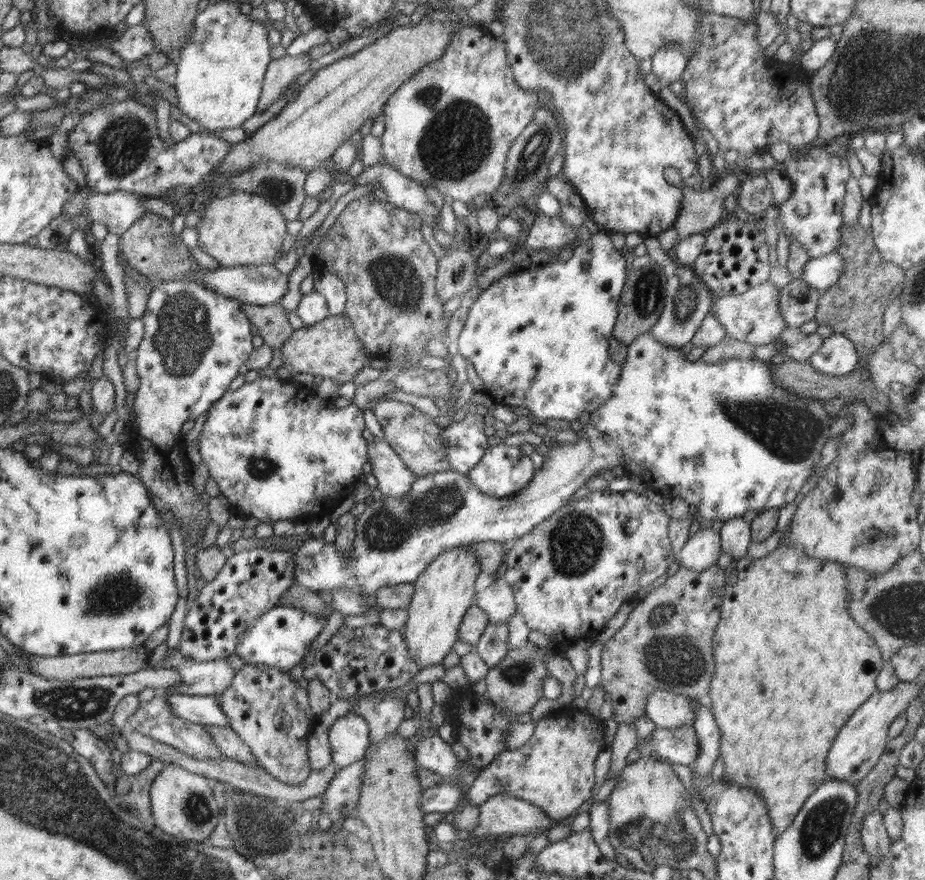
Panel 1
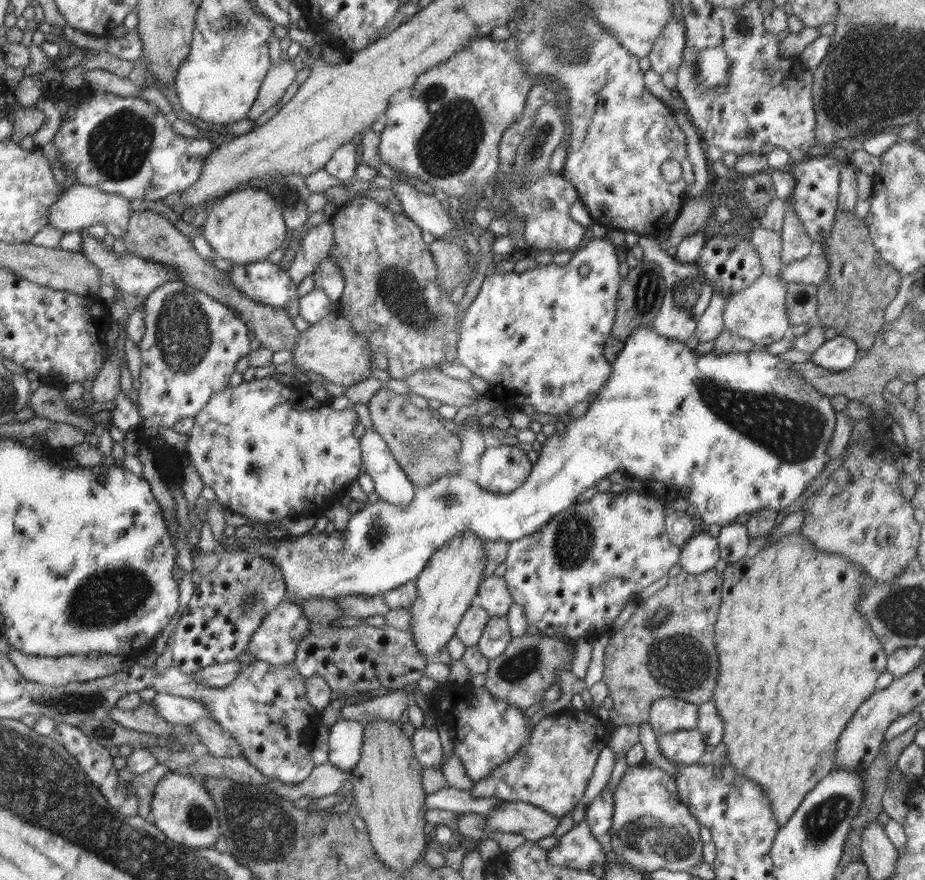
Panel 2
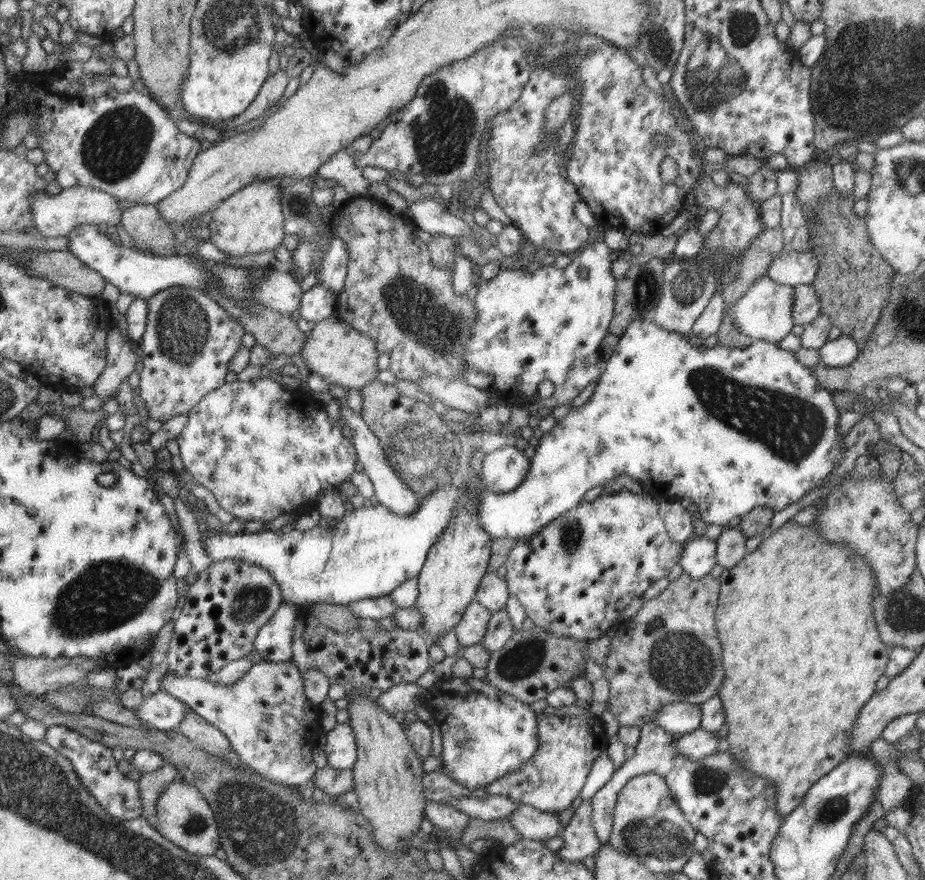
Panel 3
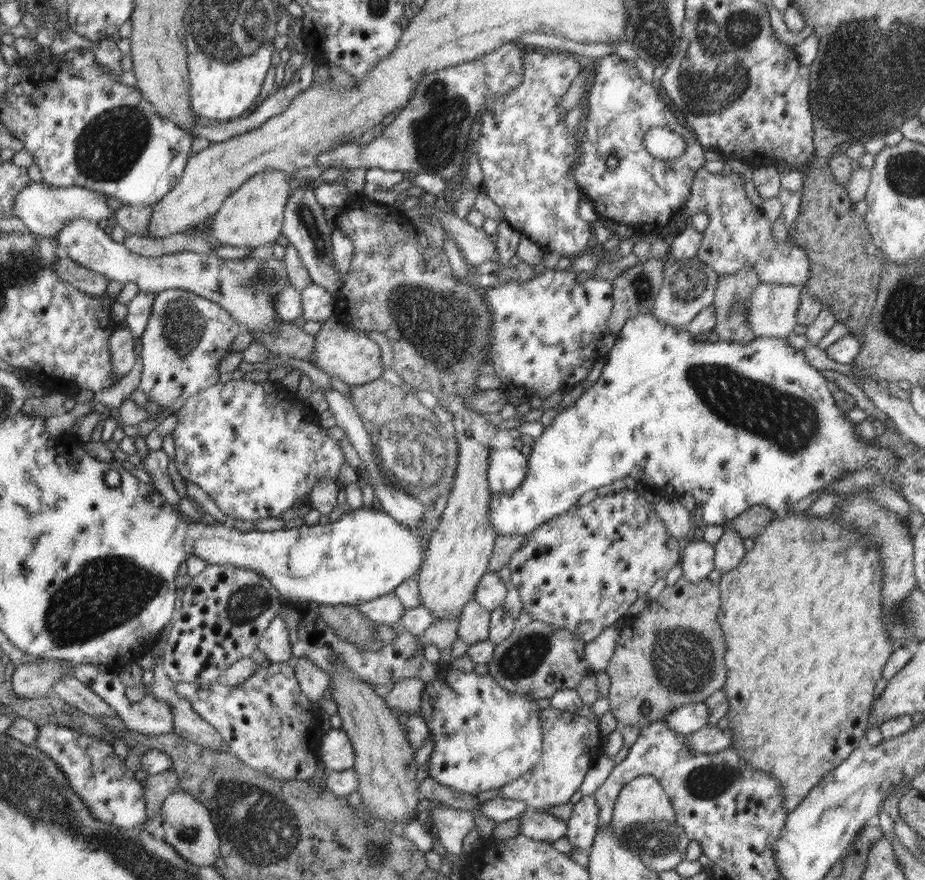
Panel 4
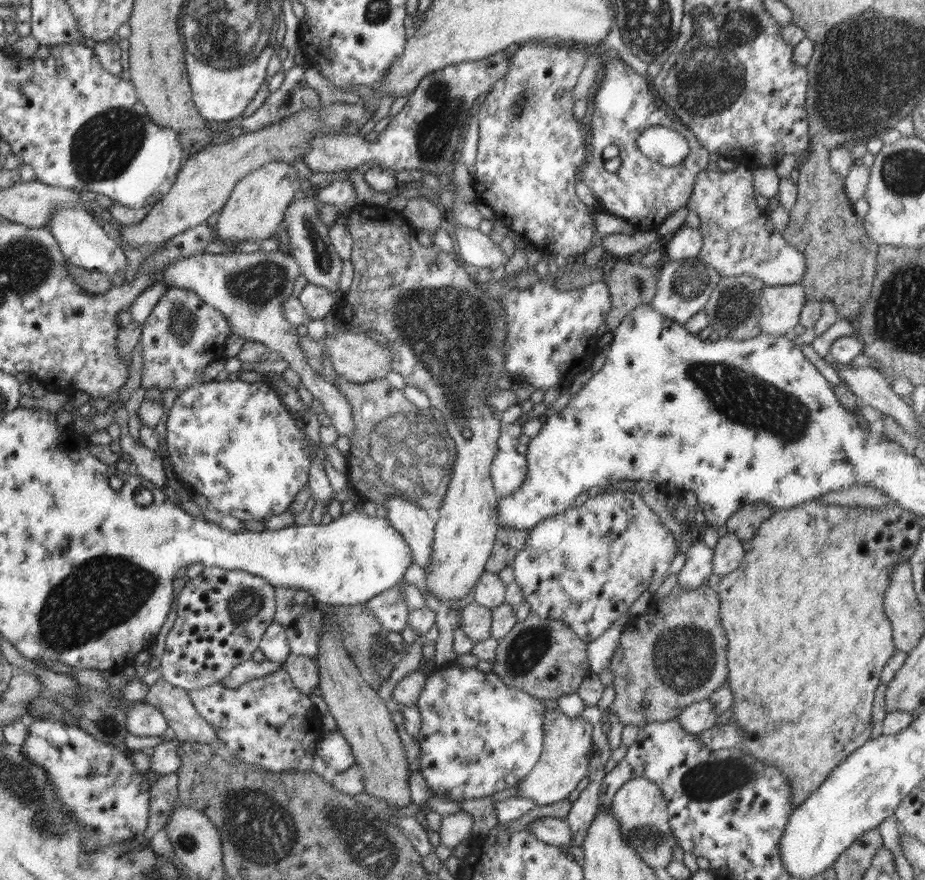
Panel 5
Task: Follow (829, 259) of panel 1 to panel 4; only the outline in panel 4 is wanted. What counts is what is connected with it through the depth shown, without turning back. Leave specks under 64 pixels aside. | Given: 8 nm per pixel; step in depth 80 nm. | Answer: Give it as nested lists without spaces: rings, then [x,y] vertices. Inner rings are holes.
[[[704,167],[696,173],[684,212],[690,217],[701,213],[710,219],[702,233],[696,258],[710,266],[719,276],[726,277],[750,267],[761,282],[804,286],[810,275],[810,261],[806,251],[791,246],[788,241],[779,243],[772,238],[773,224],[764,218],[760,208],[754,206],[746,196],[745,177],[749,176],[734,171],[724,176],[709,172]]]

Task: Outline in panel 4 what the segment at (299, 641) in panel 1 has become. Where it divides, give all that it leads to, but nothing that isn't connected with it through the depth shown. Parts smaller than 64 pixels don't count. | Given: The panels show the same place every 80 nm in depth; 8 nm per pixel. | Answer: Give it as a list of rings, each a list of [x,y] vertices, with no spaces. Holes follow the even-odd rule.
[[[277,614],[268,628],[260,636],[257,648],[264,652],[271,663],[292,663],[293,654],[289,641],[289,632],[284,619]]]

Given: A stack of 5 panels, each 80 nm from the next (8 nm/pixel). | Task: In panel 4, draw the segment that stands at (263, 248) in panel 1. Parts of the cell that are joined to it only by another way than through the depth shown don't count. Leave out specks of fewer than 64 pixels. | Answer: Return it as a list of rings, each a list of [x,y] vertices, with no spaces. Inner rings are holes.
[[[267,170],[252,175],[236,192],[234,192],[214,214],[212,236],[222,246],[253,248],[277,243],[282,234],[284,210],[290,197],[290,181],[292,177],[286,171]]]

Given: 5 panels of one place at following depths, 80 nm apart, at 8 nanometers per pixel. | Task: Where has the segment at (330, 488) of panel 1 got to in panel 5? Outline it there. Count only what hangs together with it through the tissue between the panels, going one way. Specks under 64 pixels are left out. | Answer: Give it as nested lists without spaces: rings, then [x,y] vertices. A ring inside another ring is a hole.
[[[234,379],[233,381],[225,380],[222,382],[209,381],[185,390],[173,402],[172,408],[170,408],[170,411],[166,415],[166,445],[163,447],[162,452],[172,465],[172,470],[176,475],[176,479],[178,479],[177,481],[188,490],[205,496],[209,504],[216,510],[227,515],[232,515],[239,521],[250,522],[250,520],[256,520],[258,522],[258,520],[264,521],[265,519],[269,519],[275,514],[283,514],[296,498],[296,494],[309,484],[308,478],[310,478],[310,465],[313,458],[316,457],[323,466],[325,464],[324,458],[327,456],[324,452],[325,447],[320,444],[317,446],[314,445],[306,436],[304,427],[299,428],[299,426],[296,426],[295,418],[287,409],[287,406],[265,380],[256,382],[245,382],[240,379]]]

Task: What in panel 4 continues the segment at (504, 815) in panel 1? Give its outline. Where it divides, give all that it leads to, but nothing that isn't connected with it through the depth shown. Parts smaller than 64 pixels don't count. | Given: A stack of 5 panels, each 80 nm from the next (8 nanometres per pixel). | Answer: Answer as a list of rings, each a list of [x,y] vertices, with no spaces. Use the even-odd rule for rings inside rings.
[[[529,809],[520,816],[521,834],[535,841],[556,842],[567,833],[566,821],[548,812]]]

